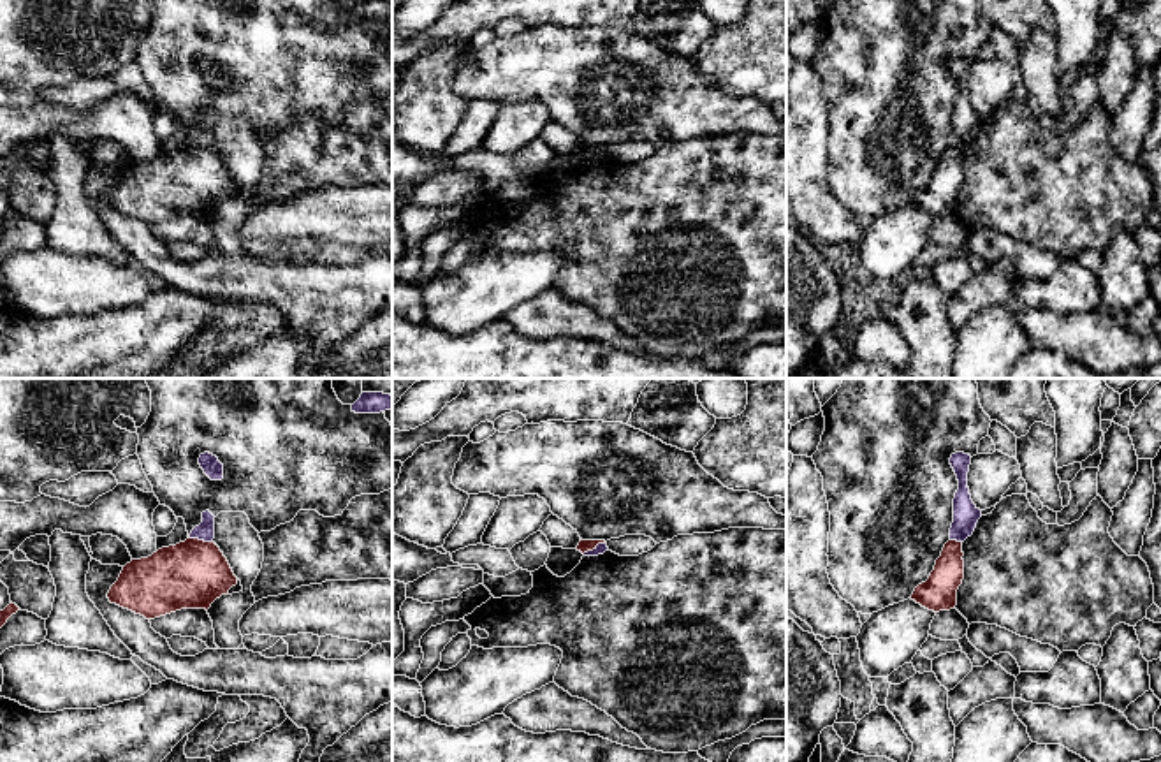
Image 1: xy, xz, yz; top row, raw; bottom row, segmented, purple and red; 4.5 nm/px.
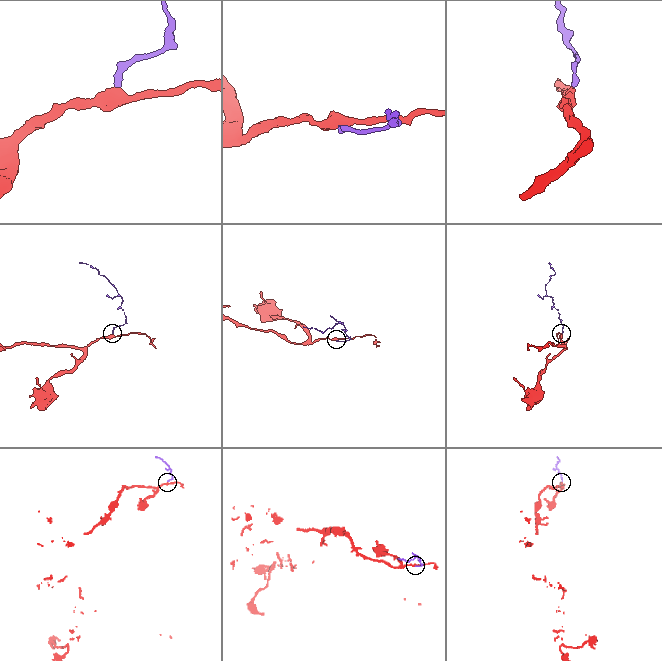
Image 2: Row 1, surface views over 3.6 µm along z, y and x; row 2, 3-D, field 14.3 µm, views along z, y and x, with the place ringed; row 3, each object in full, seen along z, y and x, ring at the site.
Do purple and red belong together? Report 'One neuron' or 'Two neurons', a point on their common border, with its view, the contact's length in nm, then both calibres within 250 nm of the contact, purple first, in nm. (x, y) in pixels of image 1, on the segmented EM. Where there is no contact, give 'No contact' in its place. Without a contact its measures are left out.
Two neurons. Touches purple at xy (201, 539). Shared border 110 nm. Thickness 80 nm (purple) against 320 nm

